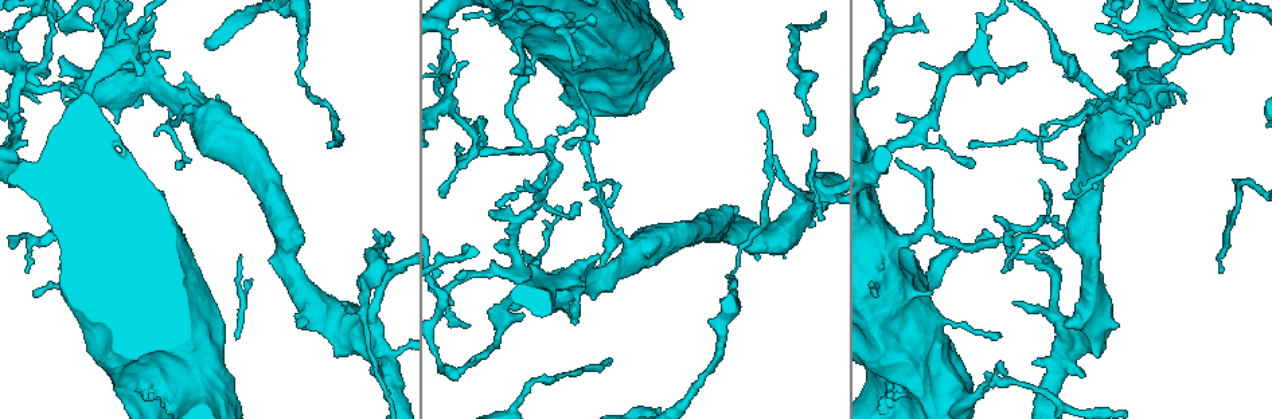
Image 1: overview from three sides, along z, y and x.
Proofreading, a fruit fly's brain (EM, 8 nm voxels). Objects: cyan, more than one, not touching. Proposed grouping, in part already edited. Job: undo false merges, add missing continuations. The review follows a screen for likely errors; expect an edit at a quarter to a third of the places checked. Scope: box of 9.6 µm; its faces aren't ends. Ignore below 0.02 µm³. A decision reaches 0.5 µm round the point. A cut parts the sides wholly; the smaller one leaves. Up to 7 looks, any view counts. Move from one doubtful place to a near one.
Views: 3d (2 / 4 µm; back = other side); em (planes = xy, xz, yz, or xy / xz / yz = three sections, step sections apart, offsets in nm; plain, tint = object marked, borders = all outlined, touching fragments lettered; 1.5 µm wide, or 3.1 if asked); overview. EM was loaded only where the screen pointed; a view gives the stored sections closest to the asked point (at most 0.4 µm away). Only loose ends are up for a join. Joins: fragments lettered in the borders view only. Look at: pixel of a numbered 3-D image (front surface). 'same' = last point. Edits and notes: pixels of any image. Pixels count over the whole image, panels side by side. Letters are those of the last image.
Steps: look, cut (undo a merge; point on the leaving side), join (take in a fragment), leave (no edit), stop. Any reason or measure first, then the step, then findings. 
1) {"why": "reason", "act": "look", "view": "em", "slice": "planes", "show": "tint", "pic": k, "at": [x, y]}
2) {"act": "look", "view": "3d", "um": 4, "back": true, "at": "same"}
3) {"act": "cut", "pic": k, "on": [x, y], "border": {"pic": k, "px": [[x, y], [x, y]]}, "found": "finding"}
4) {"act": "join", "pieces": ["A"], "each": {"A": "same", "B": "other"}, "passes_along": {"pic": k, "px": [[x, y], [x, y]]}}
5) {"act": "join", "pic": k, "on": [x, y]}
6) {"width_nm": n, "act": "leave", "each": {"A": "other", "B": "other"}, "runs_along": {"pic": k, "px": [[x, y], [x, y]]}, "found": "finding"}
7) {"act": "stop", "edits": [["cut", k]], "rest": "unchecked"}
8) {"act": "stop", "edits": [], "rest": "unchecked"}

{"act": "look", "view": "em", "slice": "planes", "show": "plain", "pic": 1, "at": [525, 146]}

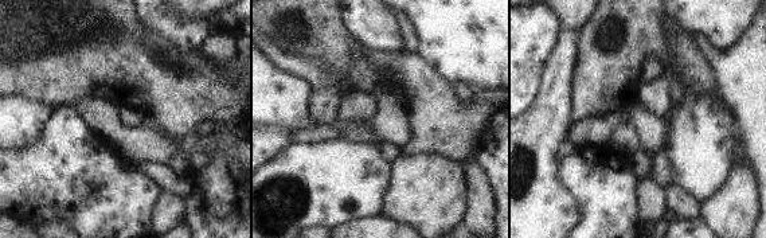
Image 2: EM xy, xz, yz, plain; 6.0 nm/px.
{"why": "where the object lies", "act": "look", "view": "em", "slice": "planes", "show": "tint", "at": "same"}

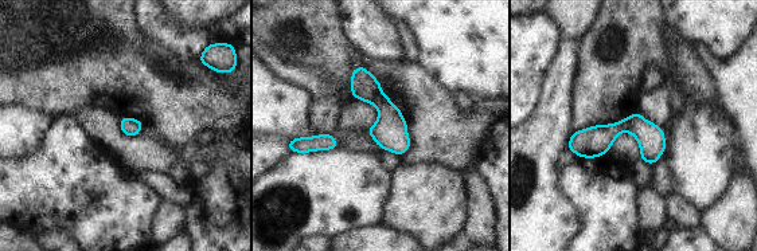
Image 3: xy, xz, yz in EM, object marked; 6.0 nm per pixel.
{"act": "look", "view": "em", "slice": "planes", "show": "borders", "at": "same"}

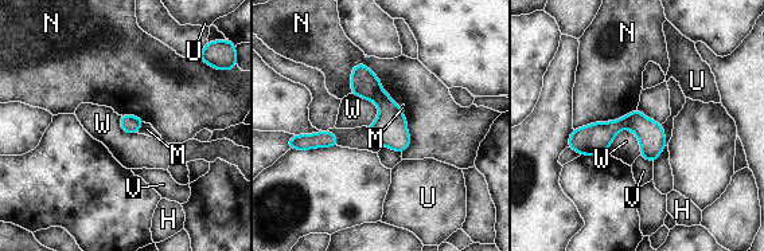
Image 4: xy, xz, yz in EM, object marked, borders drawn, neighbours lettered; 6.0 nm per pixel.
{"width_nm": 120, "longest_contact_nm": ["N", 380], "act": "leave", "each": {"H": "other", "M": "other", "N": "other", "U": "other", "V": "other", "W": "other"}, "found": "continuous, no second neuron"}

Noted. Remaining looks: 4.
{"why": "an open end", "act": "look", "view": "3d", "um": 4, "pic": 1, "at": [597, 144]}

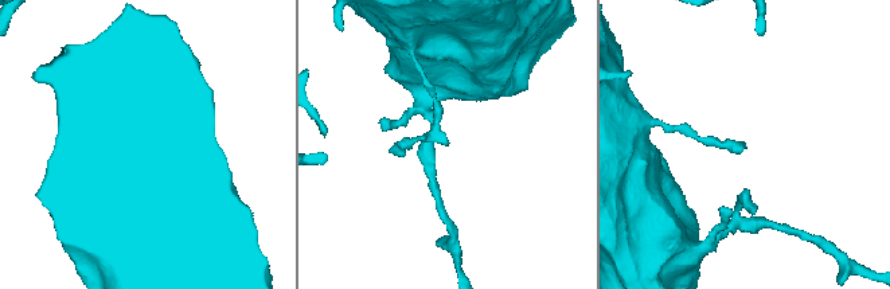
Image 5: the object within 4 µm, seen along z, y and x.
{"act": "look", "view": "em", "slice": "yz", "step": 8, "show": "tint", "pic": 5, "at": [446, 144]}

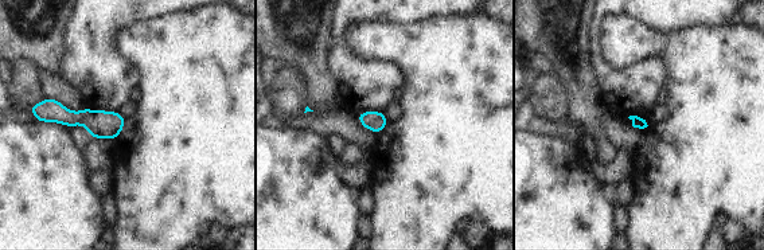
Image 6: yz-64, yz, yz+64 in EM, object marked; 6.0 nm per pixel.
{"why": "cut it another way", "act": "look", "view": "em", "slice": "planes", "show": "borders", "at": "same"}

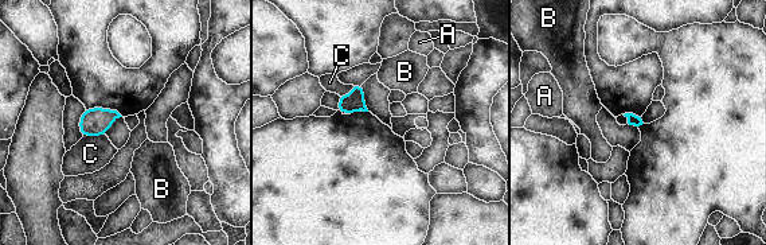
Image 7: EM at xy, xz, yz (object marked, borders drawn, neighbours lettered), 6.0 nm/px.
{"act": "leave", "each": {"A": "other", "B": "other", "C": "other"}, "border": {"pic": 7, "px": [[83, 135], [105, 136]]}, "found": "none of them fits"}

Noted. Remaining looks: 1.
{"why": "an open end", "act": "look", "view": "em", "slice": "yz", "step": 8, "show": "borders", "pic": 1, "at": [444, 44]}

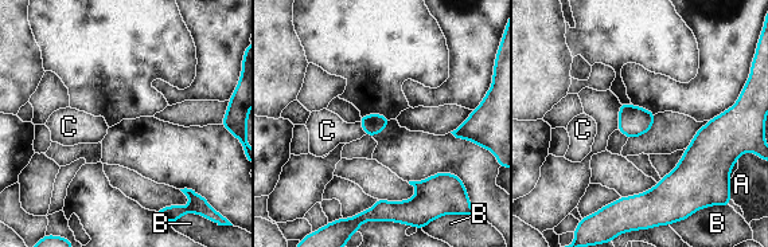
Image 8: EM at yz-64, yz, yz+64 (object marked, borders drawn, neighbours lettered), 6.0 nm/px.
{"act": "leave", "each": {"A": "other", "B": "other", "C": "other"}, "border": {"pic": 8, "px": [[618, 129], [628, 137]]}, "found": "no lettered fragment goes on from it"}

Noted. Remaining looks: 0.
{"act": "stop", "edits": [], "rest": "unchecked"}

